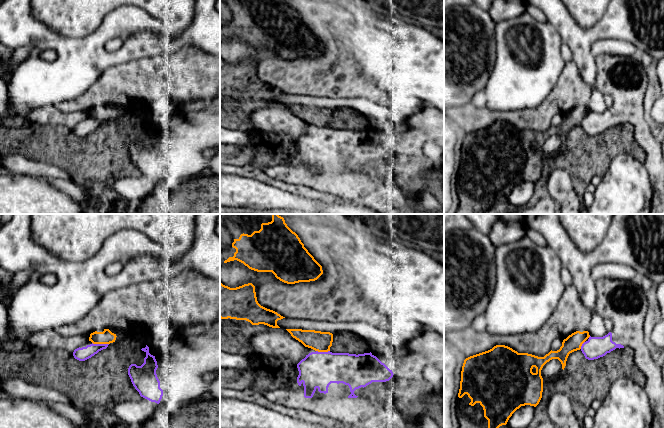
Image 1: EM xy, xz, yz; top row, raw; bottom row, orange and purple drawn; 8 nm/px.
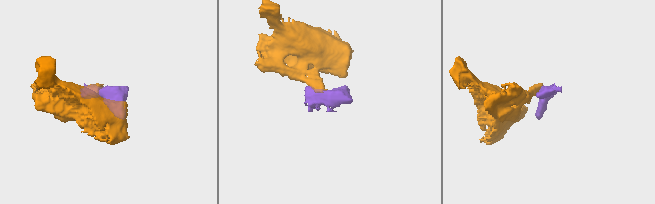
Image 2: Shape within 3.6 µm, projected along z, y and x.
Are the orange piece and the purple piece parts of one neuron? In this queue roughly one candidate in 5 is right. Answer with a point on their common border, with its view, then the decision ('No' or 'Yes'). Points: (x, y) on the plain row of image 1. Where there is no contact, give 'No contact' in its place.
Touches orange at xy (100, 119). No

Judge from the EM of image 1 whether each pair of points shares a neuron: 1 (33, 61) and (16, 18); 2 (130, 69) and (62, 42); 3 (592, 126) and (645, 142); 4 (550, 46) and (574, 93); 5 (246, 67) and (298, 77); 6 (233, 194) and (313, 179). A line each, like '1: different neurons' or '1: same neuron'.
1: same neuron
2: different neurons
3: same neuron
4: different neurons
5: different neurons
6: different neurons

